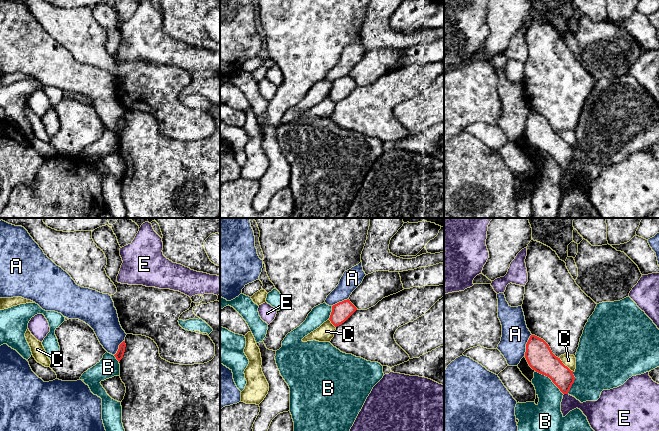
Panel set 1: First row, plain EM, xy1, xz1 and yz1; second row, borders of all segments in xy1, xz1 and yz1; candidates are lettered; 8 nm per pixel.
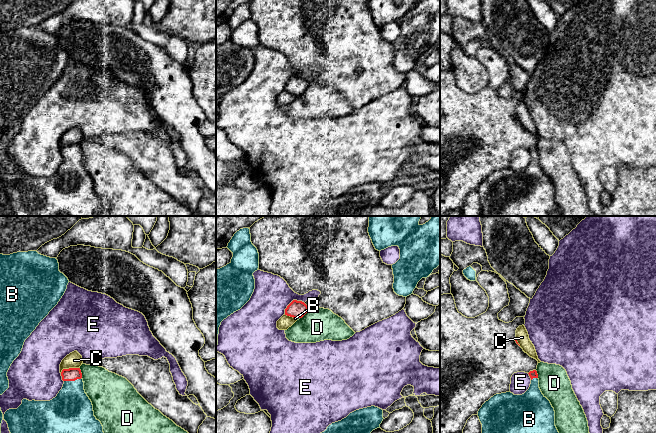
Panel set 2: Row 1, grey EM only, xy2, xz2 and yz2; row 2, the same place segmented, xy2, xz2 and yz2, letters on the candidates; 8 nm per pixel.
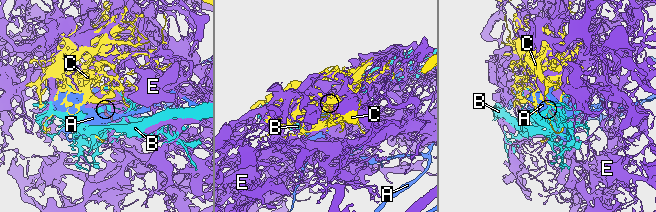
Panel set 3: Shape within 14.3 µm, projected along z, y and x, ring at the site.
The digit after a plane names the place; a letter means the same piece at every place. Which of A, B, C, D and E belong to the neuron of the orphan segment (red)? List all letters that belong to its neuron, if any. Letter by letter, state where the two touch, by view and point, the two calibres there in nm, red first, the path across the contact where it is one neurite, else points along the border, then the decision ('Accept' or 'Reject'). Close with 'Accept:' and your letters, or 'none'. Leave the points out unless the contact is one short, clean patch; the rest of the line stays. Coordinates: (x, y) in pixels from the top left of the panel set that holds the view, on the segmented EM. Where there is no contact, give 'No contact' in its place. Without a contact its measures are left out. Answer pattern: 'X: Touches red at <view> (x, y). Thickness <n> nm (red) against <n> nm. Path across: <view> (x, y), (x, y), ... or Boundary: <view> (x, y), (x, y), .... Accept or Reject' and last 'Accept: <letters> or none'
A: Touches red at yz1 (526, 345). Thickness 220 nm (red) against 220 nm. Boundary: yz1 (531, 334), (526, 344), (524, 355). Reject
B: Touches red at yz1 (550, 378). Thickness 220 nm (red) against 190 nm. Accept
C: Touches red at xy2 (69, 368). Thickness 110 nm (red) against 130 nm. Reject
D: Touches red at xy2 (80, 372). Thickness 110 nm (red) against 300 nm. Boundary: xy2 (79, 367), (82, 377). Reject
E: Touches red at xz2 (292, 301). Thickness 140 nm (red) against 300 nm. Reject
Accept: B

